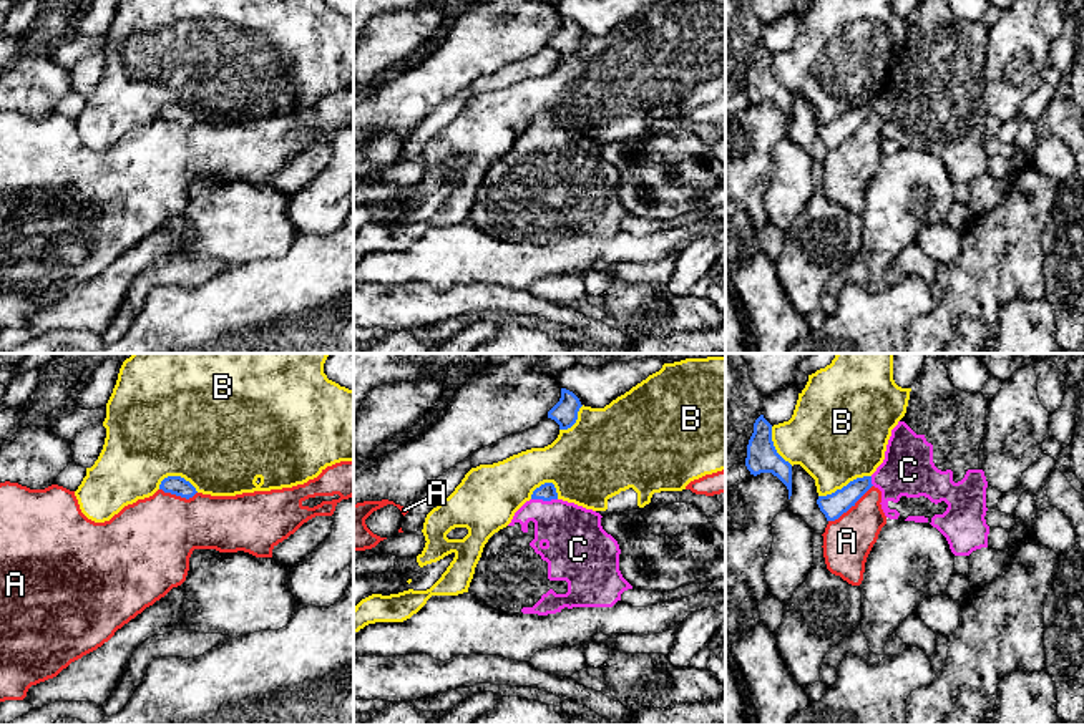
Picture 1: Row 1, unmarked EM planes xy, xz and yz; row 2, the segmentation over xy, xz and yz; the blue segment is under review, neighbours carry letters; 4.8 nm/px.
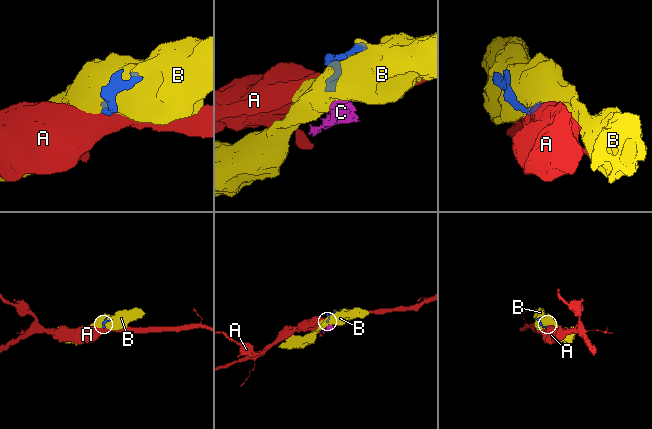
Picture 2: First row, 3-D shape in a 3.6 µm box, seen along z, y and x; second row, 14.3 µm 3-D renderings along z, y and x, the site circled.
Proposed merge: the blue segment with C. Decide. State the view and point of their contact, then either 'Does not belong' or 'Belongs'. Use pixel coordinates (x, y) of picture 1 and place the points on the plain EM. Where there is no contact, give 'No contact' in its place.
Touches blue at xz (545, 128). Belongs

